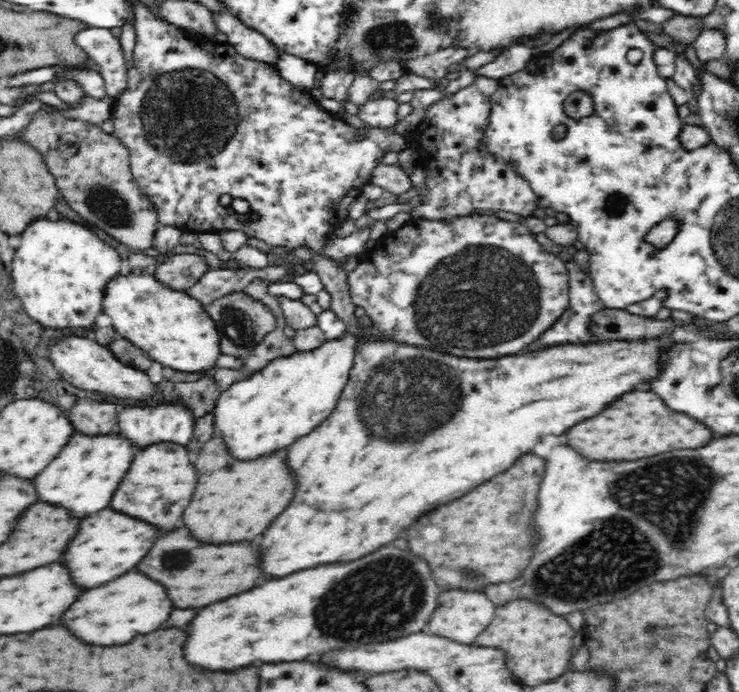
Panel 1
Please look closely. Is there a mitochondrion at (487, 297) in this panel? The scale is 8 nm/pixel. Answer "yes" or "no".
yes

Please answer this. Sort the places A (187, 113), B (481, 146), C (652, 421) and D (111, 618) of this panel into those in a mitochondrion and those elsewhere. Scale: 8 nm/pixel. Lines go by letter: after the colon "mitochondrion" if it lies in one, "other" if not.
A: mitochondrion
B: other
C: other
D: other

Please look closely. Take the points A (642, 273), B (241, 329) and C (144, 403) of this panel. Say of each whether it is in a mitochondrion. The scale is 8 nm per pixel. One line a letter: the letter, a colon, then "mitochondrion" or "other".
A: other
B: mitochondrion
C: other

